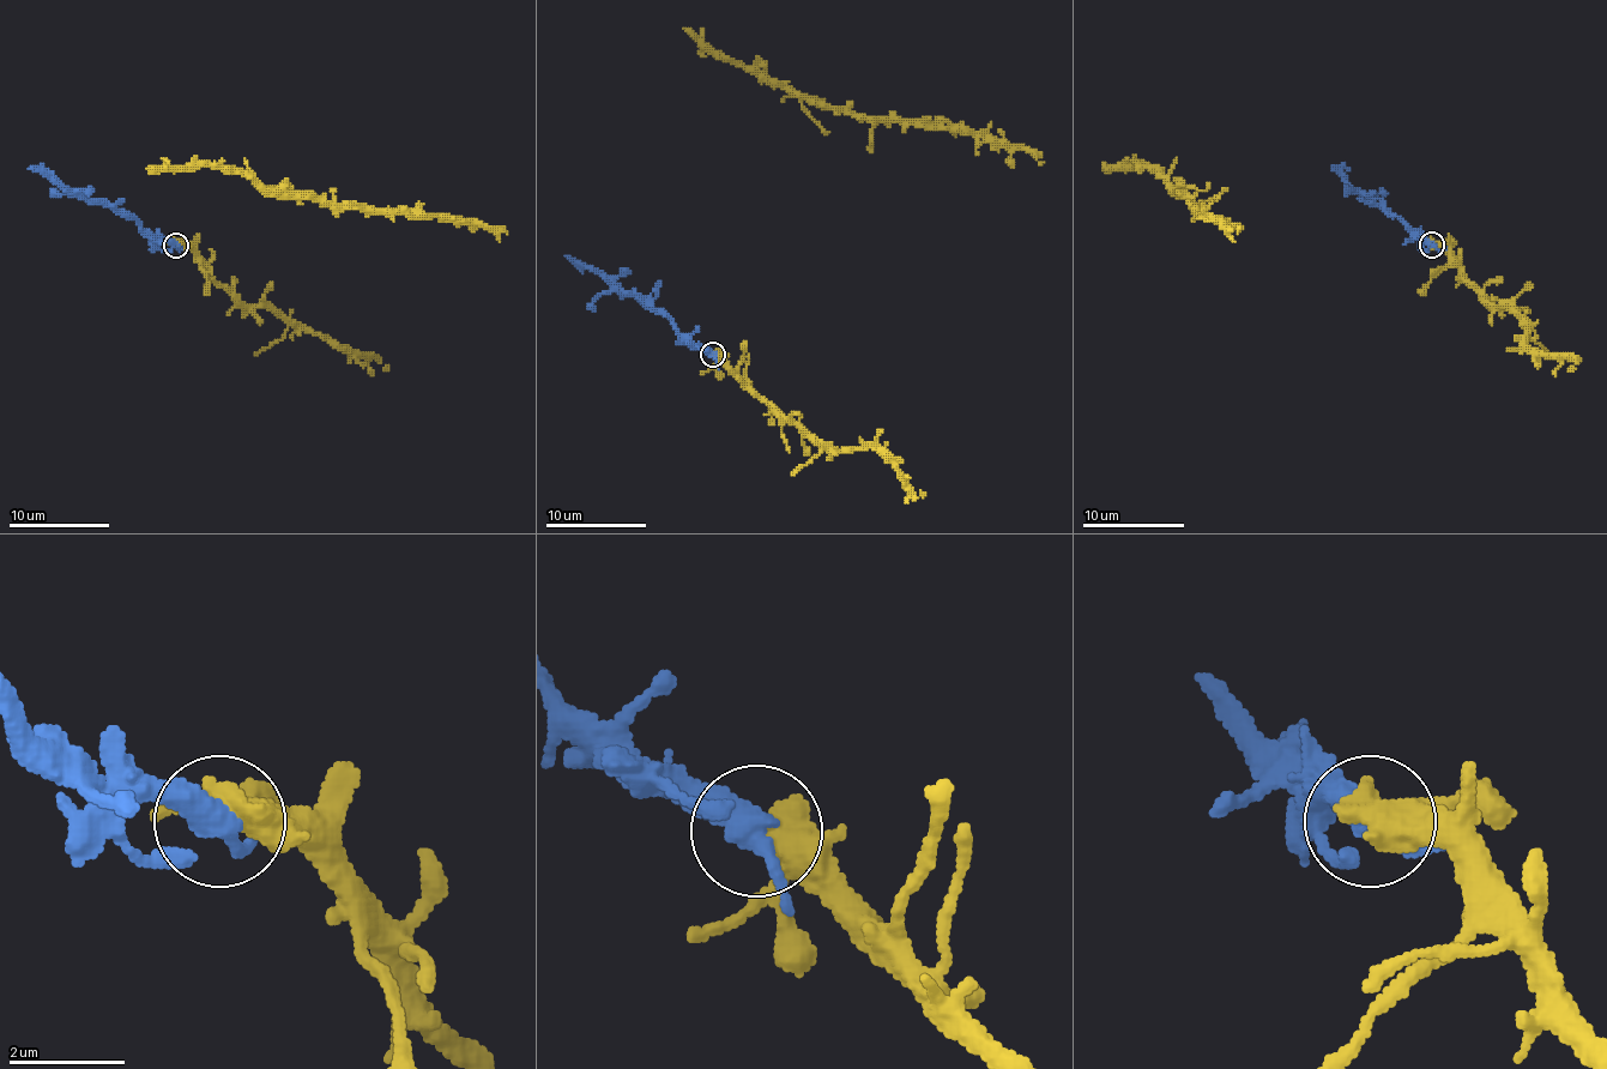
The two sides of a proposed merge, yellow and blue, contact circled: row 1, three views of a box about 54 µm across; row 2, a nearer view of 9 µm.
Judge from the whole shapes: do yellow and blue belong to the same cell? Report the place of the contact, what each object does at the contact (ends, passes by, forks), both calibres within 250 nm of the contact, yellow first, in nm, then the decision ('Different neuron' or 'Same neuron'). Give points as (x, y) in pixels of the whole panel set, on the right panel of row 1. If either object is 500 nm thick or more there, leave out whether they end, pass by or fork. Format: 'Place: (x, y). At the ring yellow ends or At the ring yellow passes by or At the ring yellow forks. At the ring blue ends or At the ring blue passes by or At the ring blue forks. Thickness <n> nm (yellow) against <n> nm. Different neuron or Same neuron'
Place: (1431, 245). At the ring yellow passes by. At the ring blue passes by. Thickness 440 nm (yellow) against 420 nm. Same neuron

